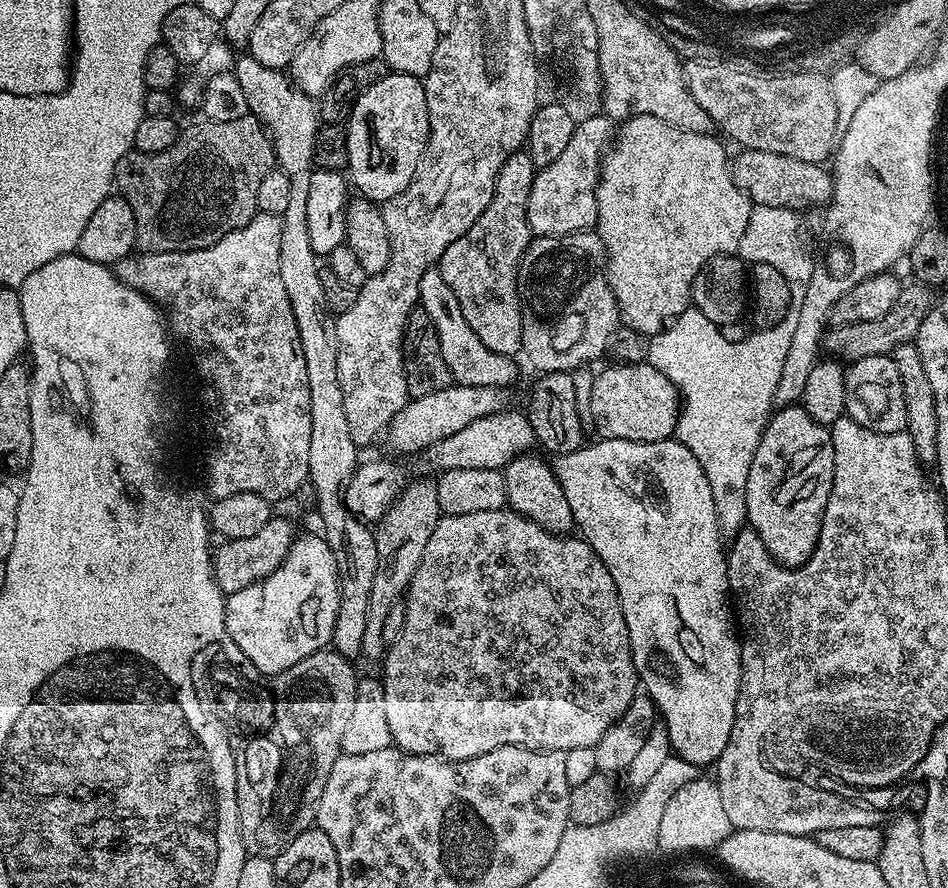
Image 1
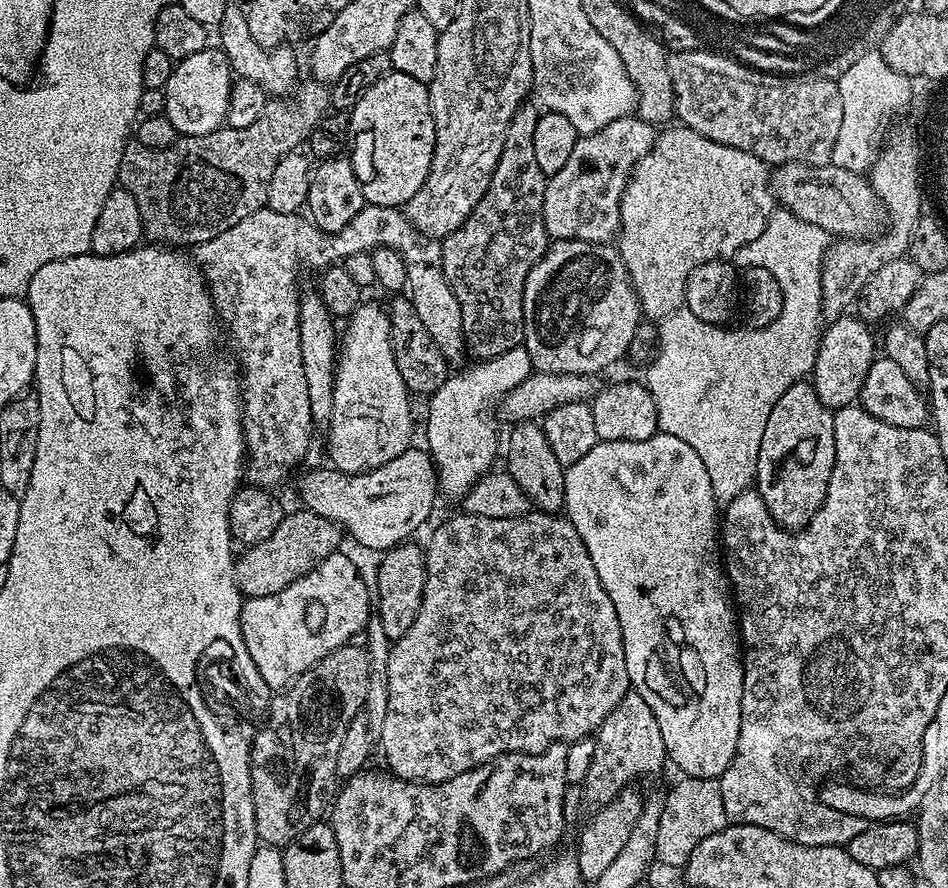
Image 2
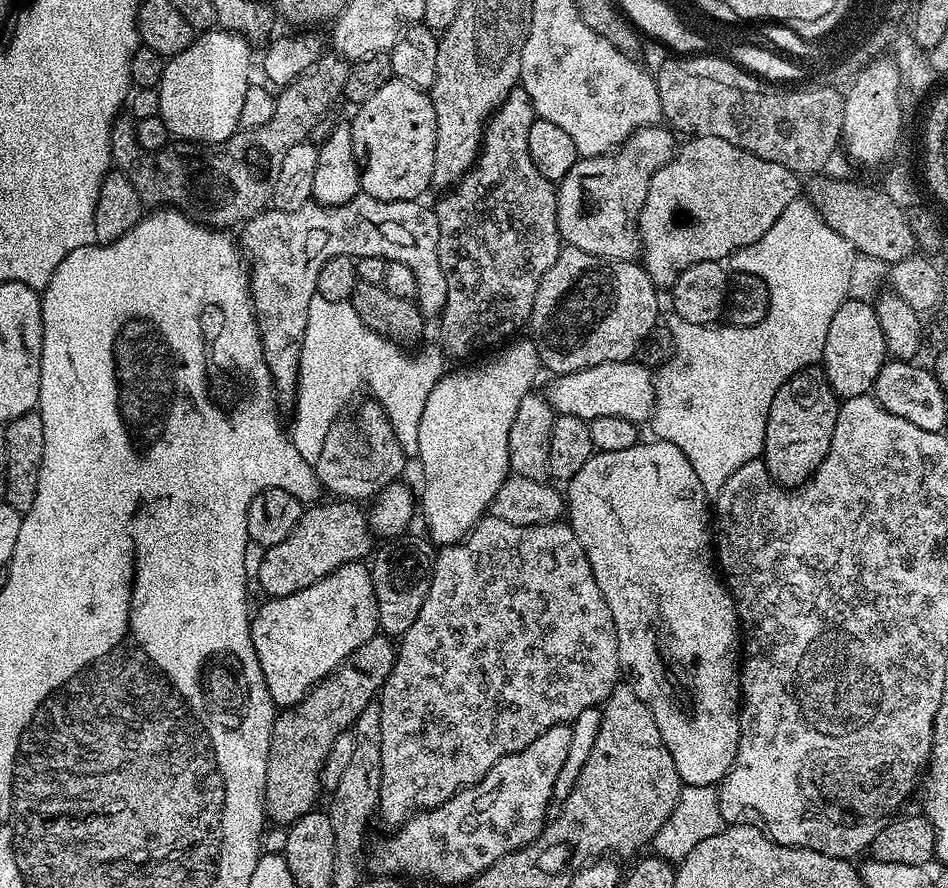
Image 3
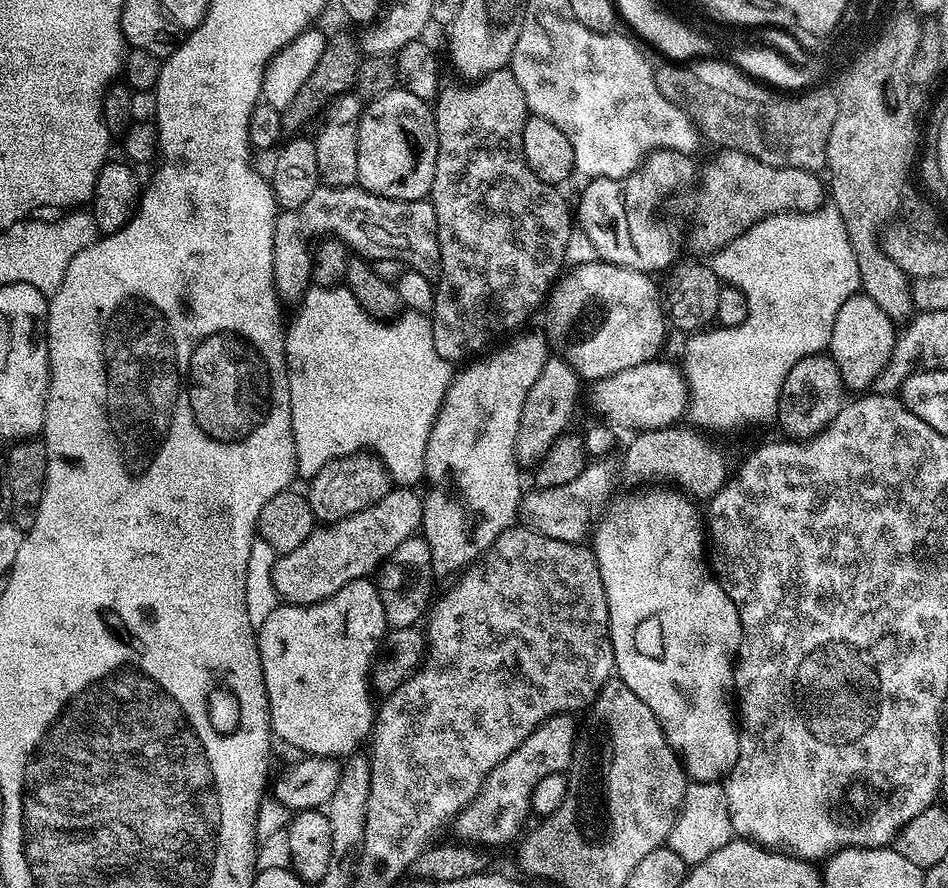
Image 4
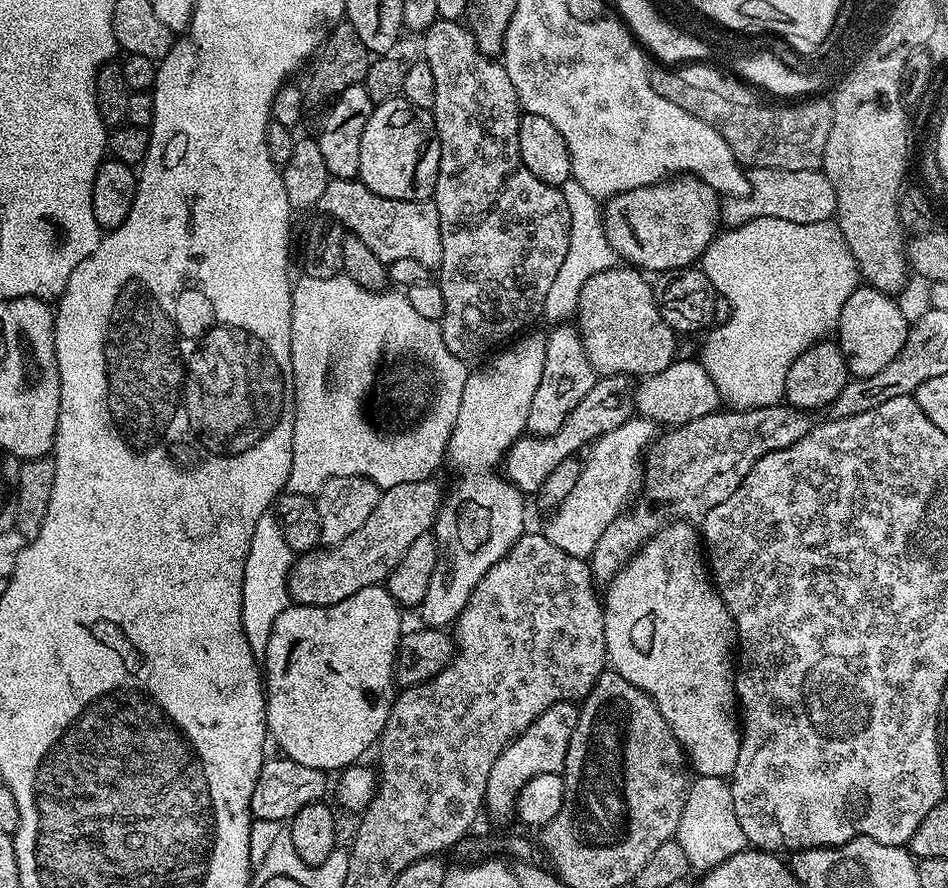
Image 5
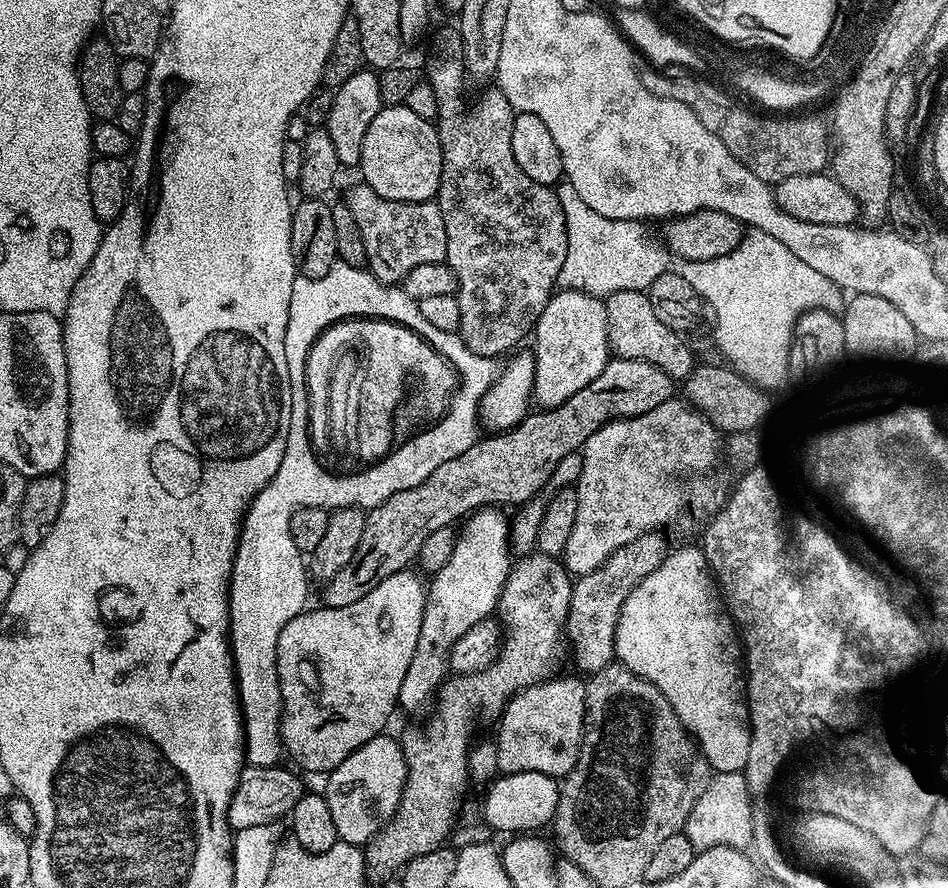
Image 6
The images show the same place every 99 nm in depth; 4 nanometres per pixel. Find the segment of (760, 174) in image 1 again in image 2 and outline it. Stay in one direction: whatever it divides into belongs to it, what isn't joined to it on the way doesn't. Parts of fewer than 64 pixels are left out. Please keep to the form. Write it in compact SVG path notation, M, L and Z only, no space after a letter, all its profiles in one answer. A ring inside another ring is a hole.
M777 164L770 172L770 191L783 211L818 226L832 238L872 238L886 220L884 206L871 183L861 173L834 164Z

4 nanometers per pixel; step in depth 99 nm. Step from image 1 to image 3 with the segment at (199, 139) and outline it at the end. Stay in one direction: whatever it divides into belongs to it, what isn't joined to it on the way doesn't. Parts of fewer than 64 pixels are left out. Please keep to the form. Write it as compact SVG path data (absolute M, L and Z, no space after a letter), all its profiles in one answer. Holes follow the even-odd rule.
M323 54L302 74L298 74L293 81L279 89L276 96L276 113L274 118L270 118L270 122L266 122L266 126L258 126L251 130L238 130L232 137L220 144L200 147L188 142L180 142L177 143L177 148L169 146L160 152L147 152L136 141L131 115L117 116L115 122L112 123L110 134L110 154L115 171L130 178L134 190L138 190L145 205L171 206L183 212L185 216L191 216L197 224L207 224L209 228L217 230L231 229L231 224L243 225L271 205L274 190L272 177L282 167L282 158L286 158L286 150L290 150L290 146L305 143L310 130L314 130L314 126L318 126L321 118L333 111L332 103L343 97L350 64L339 54L331 55Z

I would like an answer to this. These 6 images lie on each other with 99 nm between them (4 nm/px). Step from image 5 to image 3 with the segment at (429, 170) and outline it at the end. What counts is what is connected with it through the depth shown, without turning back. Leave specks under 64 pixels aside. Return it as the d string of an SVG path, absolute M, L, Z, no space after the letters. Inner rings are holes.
M393 78L382 86L365 104L359 105L355 109L356 117L350 120L352 126L352 137L354 138L354 150L356 151L356 160L360 163L360 191L365 196L373 196L379 200L420 200L423 192L430 188L432 184L432 171L434 170L434 150L436 149L436 115L432 105L431 95L423 88L416 88L413 84L408 84L404 80Z

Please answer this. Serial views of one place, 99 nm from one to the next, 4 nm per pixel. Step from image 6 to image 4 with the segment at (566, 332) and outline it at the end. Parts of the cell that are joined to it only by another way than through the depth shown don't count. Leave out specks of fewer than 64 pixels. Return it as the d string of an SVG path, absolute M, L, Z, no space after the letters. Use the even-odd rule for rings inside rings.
M549 358L546 366L542 366L542 374L538 374L534 386L530 386L530 394L526 394L526 402L522 402L522 418L518 418L516 461L521 466L539 464L554 441L569 431L568 419L576 408L576 394L580 387L580 377L565 360Z

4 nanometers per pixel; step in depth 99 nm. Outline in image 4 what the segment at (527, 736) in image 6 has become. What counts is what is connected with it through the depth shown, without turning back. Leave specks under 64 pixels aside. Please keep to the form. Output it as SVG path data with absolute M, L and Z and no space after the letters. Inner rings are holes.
M568 714L551 716L536 727L534 734L530 734L530 738L526 738L526 742L522 742L510 758L498 762L498 766L490 770L482 790L455 816L457 841L489 846L504 844L512 839L515 841L521 835L520 827L532 812L532 795L538 782L555 772L564 772L572 763L578 739L578 724L572 720L575 719Z

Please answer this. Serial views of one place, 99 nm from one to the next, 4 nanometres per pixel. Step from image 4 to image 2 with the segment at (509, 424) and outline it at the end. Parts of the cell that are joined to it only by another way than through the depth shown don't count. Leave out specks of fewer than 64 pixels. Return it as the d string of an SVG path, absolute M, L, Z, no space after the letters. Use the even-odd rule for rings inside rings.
M521 346L518 348L511 348L510 350L506 350L506 354L502 354L501 356L489 356L487 358L481 359L479 362L476 362L476 365L473 368L465 367L463 370L465 372L460 372L457 374L449 375L448 381L444 383L440 387L437 392L432 393L430 399L427 401L428 404L428 425L424 428L424 436L428 439L428 445L426 445L426 451L429 456L432 458L432 463L436 466L436 471L438 473L438 492L441 497L444 496L456 496L456 498L462 498L464 495L468 493L470 490L470 486L474 486L474 482L478 482L478 478L480 476L484 476L495 464L492 464L496 460L496 424L498 425L498 412L497 408L500 400L504 395L507 394L510 390L514 388L514 386L518 386L518 382L522 382L528 377L531 372L533 372L533 366L530 362L530 354L526 349ZM440 408L445 408L448 411L448 424L452 427L452 440L444 441L440 440Z

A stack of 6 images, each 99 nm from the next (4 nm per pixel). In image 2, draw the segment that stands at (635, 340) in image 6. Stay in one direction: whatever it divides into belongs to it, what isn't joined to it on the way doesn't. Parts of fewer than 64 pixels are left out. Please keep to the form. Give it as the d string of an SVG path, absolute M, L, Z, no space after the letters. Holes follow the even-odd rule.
M552 240L542 254L542 258L538 258L536 265L528 271L526 286L524 287L524 342L522 346L530 354L530 362L537 372L595 377L596 372L610 367L611 364L618 363L627 354L628 347L631 346L632 339L635 338L636 331L640 328L640 320L642 321L642 313L636 291L632 289L632 284L628 281L628 271L622 262L619 251L611 243L595 244L581 240Z

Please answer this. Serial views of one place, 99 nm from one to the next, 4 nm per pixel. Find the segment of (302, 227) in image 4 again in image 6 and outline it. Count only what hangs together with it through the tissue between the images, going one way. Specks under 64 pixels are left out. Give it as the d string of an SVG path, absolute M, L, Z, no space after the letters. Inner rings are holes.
M357 182L346 196L350 214L364 235L368 264L373 276L384 284L399 285L410 270L423 263L438 263L446 254L446 222L439 203L398 202L382 198L370 185Z

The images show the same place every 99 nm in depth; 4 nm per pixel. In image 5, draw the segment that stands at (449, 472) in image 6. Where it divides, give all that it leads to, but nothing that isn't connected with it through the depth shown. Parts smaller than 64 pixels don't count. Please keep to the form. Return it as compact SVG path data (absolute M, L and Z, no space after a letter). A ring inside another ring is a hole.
M600 376L596 384L570 410L570 414L558 430L549 436L534 436L525 434L512 443L511 448L504 453L502 461L503 475L525 494L539 492L542 482L546 480L550 470L558 466L558 462L569 460L577 455L576 451L587 449L592 441L602 434L610 434L610 430L618 430L618 426L625 424L634 416L634 380L631 376ZM429 478L402 482L402 486L383 489L374 514L370 514L350 538L335 546L320 546L311 552L299 553L288 575L289 597L298 604L325 608L350 598L350 594L366 586L383 585L394 566L398 566L398 558L410 550L414 538L433 531L436 511L442 503L442 488L440 492L434 481Z

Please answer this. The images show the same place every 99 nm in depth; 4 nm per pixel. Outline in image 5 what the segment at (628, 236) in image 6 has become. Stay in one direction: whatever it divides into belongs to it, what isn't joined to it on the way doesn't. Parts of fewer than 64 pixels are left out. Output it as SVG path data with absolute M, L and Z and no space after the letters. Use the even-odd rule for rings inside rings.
M574 179L567 180L562 185L562 191L570 214L570 227L566 259L562 261L562 267L559 268L554 283L550 285L544 303L543 319L552 320L551 322L567 321L576 311L581 286L594 274L613 267L614 264L614 253L604 233L604 221L597 197L582 190L582 186Z

